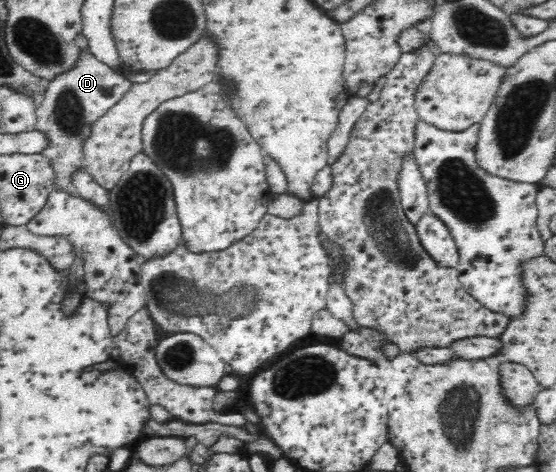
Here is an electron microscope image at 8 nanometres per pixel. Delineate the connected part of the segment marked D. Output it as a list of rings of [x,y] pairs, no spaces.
[[[80,50],[68,70],[45,82],[45,89],[38,99],[36,129],[48,135],[51,142],[41,154],[50,159],[50,165],[57,174],[56,190],[69,190],[71,172],[76,167],[83,168],[82,141],[90,132],[91,122],[116,104],[128,92],[131,84],[125,76],[87,50]]]

